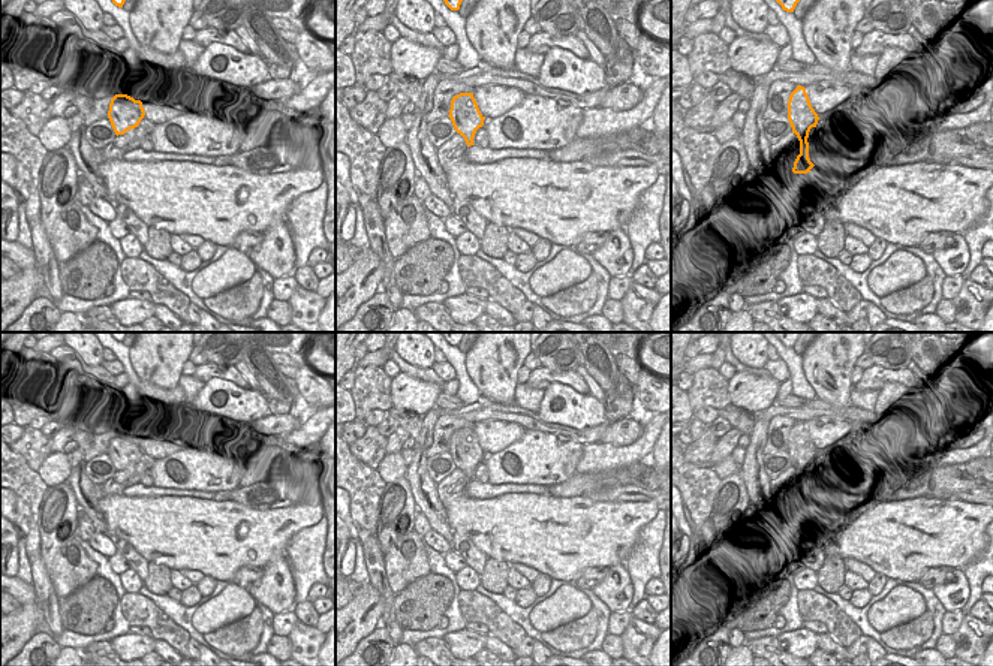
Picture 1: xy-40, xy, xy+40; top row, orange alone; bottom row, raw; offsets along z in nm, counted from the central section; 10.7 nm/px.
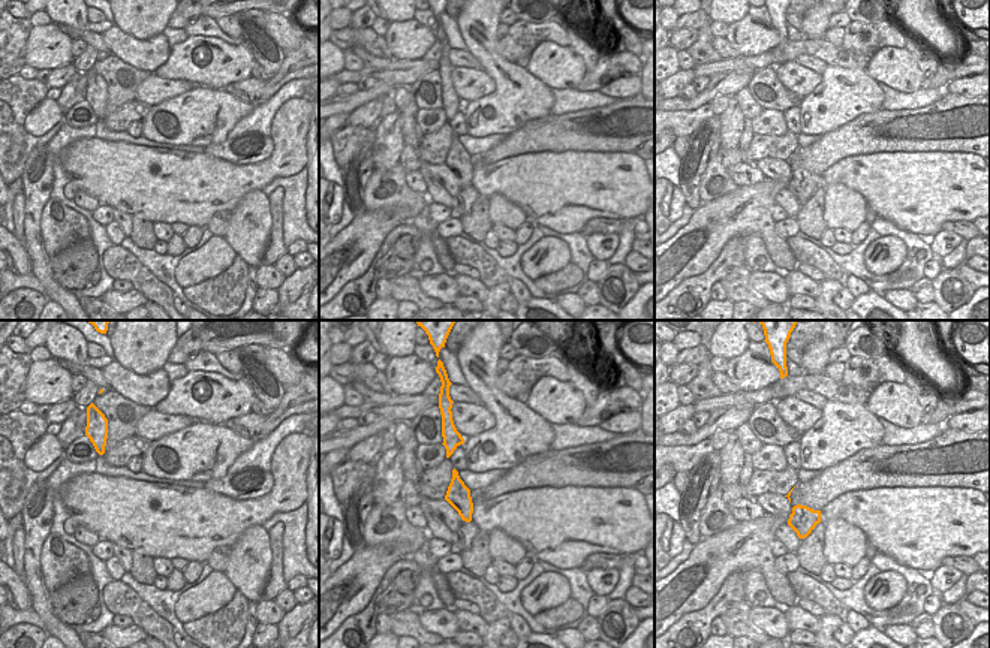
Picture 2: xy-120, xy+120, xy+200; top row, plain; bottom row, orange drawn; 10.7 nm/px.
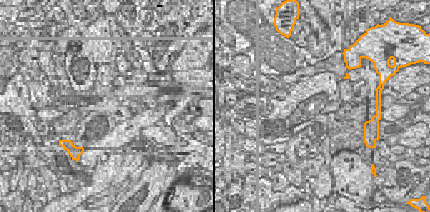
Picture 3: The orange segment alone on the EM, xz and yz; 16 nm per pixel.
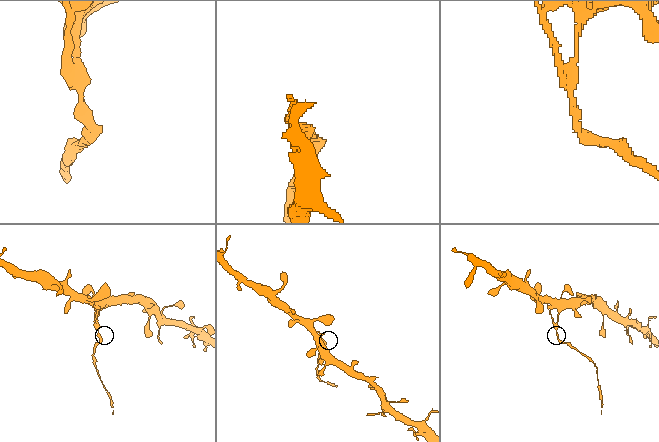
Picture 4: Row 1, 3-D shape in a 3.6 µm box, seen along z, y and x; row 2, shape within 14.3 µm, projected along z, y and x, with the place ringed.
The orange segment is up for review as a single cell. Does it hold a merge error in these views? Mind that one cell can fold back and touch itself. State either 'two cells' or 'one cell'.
two cells

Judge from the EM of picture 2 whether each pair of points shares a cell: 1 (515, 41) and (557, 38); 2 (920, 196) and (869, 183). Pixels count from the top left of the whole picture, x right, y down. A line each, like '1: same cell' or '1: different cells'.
1: same cell
2: same cell

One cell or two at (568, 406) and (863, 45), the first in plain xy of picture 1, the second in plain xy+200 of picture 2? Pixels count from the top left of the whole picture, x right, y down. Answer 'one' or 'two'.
two

